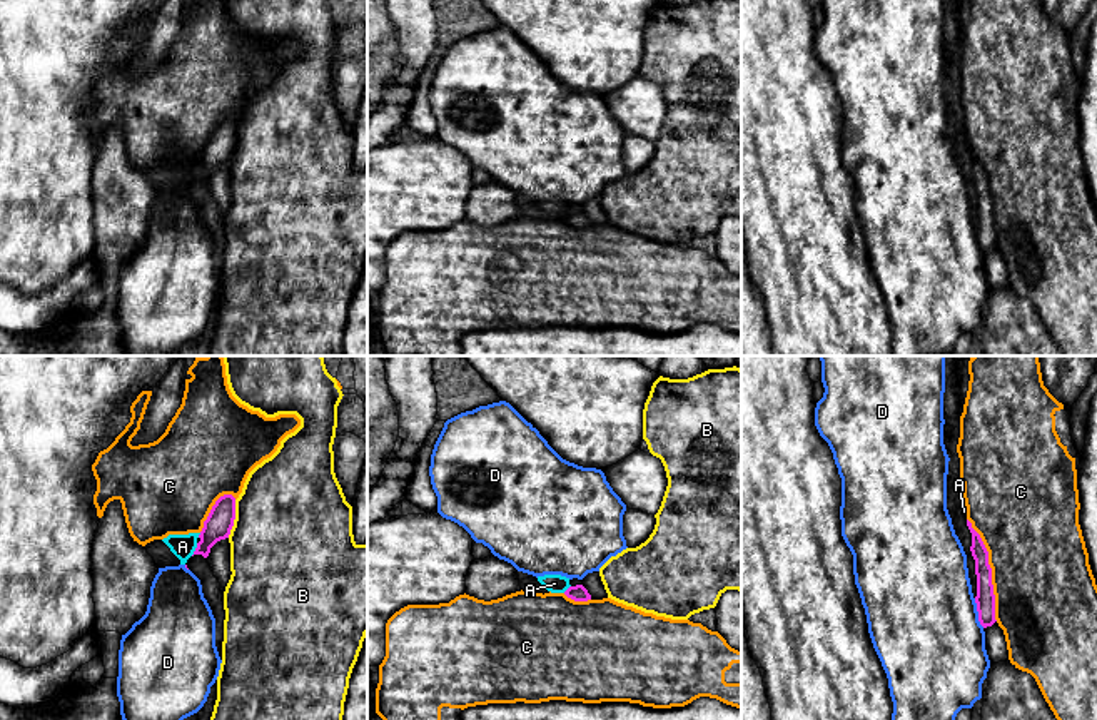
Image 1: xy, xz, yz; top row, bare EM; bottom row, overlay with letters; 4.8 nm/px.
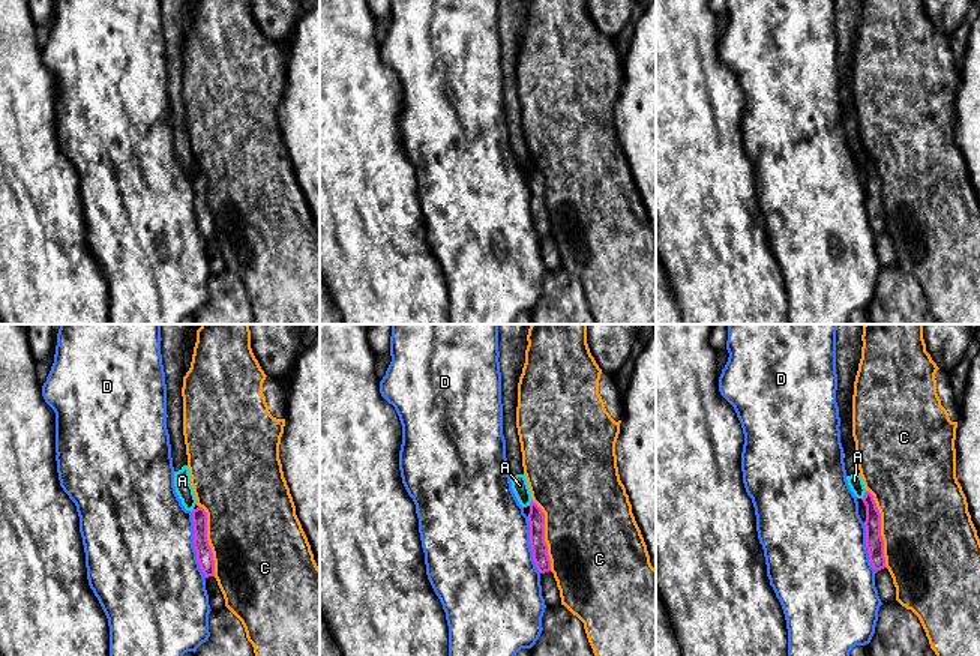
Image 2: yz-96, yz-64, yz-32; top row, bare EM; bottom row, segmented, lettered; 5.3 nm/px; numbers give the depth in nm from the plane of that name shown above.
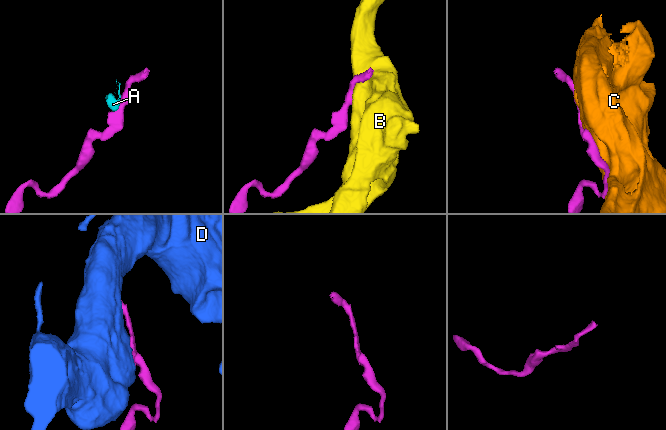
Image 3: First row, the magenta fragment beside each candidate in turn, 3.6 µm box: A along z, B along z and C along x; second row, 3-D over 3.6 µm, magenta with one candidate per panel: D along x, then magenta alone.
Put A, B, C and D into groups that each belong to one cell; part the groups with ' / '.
A / B / C / D

